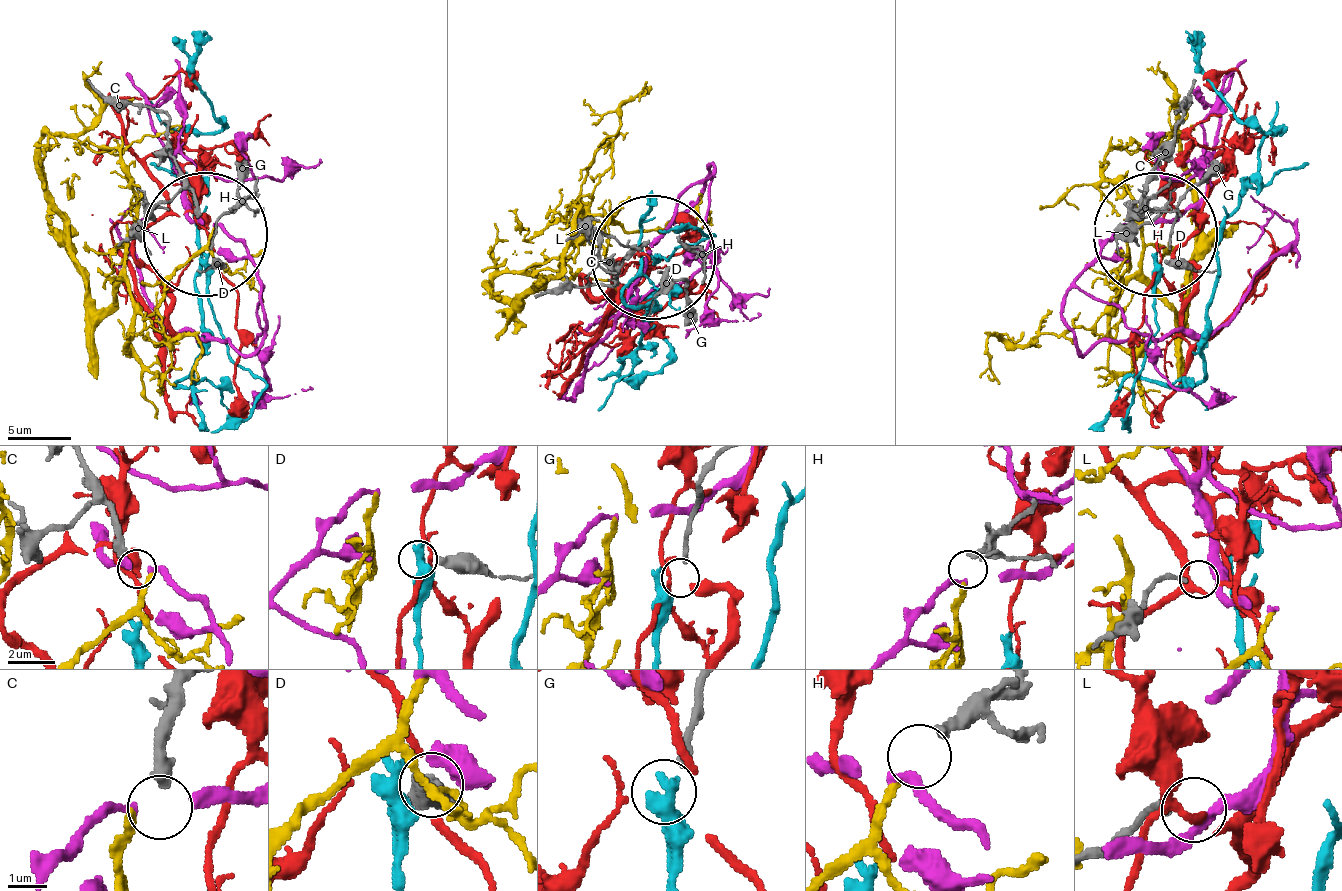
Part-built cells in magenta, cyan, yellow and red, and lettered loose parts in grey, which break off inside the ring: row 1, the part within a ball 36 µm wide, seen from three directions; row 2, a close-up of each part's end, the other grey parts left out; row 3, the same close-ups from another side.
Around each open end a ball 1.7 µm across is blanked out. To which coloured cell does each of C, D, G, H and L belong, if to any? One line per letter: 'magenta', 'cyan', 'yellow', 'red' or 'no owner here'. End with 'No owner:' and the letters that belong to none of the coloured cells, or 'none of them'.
C: no owner here
D: no owner here
G: cyan
H: yellow
L: magenta
No owner: C, D

